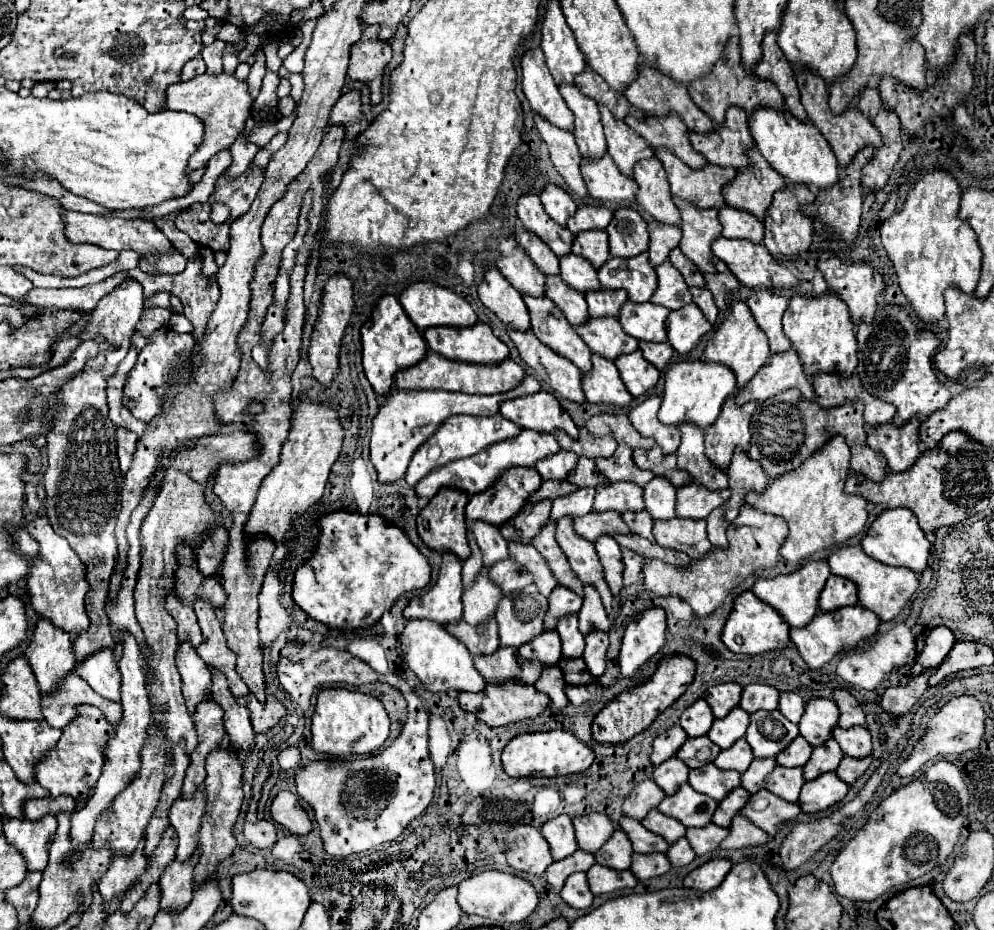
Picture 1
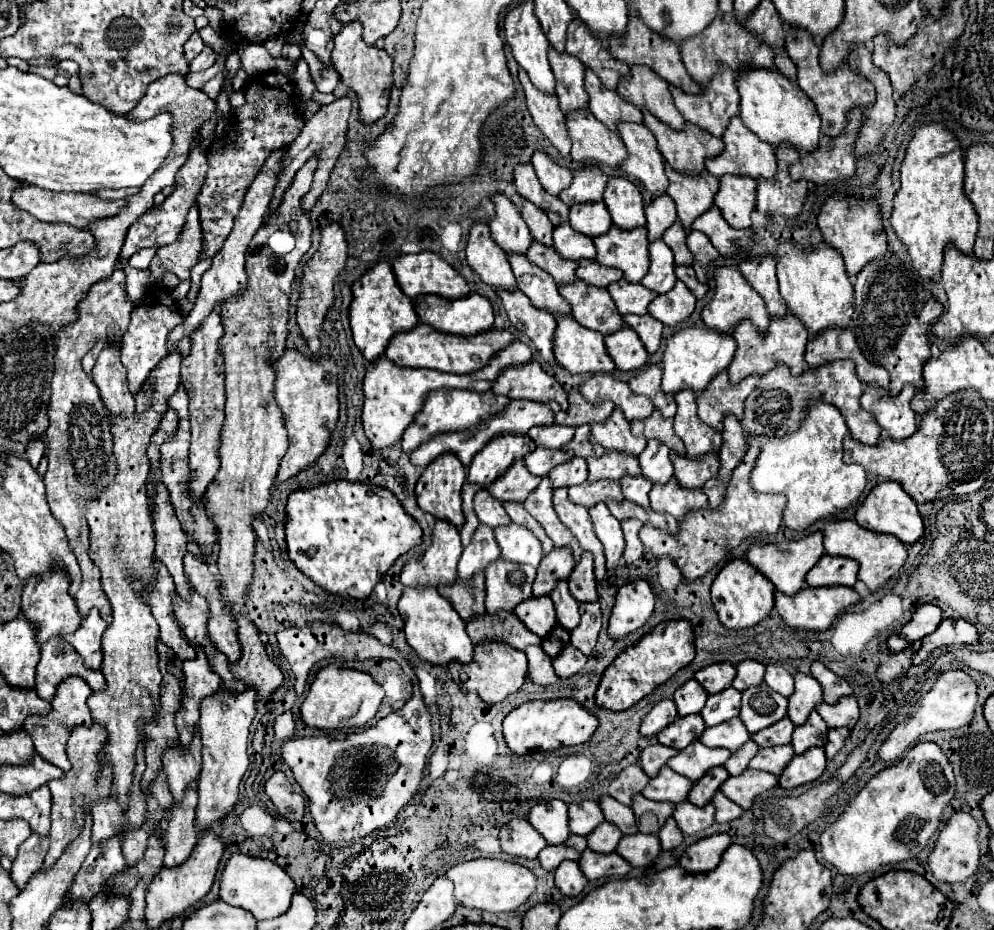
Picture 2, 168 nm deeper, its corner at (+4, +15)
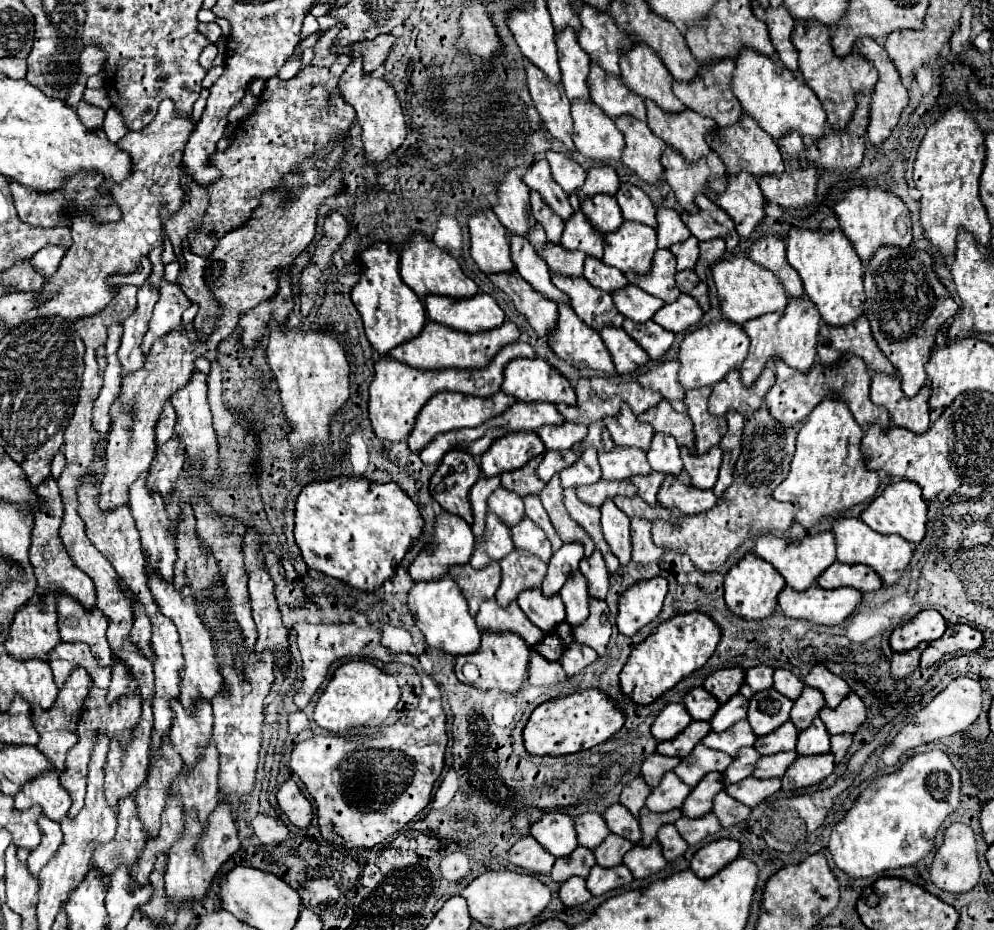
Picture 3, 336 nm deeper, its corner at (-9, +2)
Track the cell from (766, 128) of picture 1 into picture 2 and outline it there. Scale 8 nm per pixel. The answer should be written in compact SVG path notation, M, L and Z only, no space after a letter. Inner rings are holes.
M748 69L748 73L738 75L736 81L740 91L740 117L752 133L772 147L786 143L802 155L818 149L820 117L814 103L806 97L806 93L802 93L798 83L788 81L776 69Z

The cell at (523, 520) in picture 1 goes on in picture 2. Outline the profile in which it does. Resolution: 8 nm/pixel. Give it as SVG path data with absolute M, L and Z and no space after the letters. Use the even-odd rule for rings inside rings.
M514 461L512 469L492 485L490 495L500 503L524 503L526 497L540 485L540 477L528 473L524 461Z

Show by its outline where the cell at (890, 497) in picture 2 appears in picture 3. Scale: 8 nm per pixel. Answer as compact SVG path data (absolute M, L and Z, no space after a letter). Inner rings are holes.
M899 480L895 484L889 484L881 496L877 496L861 514L861 520L881 534L899 534L911 544L919 544L925 536L925 524L927 524L927 504L921 496L921 488L913 480Z

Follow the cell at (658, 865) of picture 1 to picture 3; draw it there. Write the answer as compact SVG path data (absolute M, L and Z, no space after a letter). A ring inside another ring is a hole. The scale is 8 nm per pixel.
M655 840L651 846L643 848L643 846L633 846L625 856L623 856L623 864L631 870L631 874L635 878L647 878L659 870L665 868L667 860L661 854L661 846Z

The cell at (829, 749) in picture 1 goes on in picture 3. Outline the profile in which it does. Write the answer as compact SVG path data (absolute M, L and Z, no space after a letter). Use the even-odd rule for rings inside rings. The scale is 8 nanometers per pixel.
M815 718L809 728L799 732L795 750L805 756L829 752L829 732L825 730L825 724L821 722L821 718Z

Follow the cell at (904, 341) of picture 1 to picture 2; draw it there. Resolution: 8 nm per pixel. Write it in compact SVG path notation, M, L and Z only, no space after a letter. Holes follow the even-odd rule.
M886 253L880 261L872 261L854 281L854 317L852 317L852 333L856 335L858 347L862 355L874 365L884 367L890 373L890 395L896 397L904 385L912 385L916 389L924 389L922 369L930 359L930 343L928 329L942 315L942 305L922 287L920 277L916 277L914 267L906 269L902 259L894 253Z

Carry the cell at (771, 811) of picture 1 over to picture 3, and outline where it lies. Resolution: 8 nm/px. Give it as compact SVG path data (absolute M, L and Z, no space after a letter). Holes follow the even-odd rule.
M743 778L737 784L729 784L725 790L739 802L755 808L761 800L765 800L767 796L775 794L781 788L781 780L779 778L767 778L767 780L759 780L759 778Z

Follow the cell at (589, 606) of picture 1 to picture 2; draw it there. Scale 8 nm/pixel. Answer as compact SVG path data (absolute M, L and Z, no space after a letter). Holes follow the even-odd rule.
M586 551L582 553L580 563L574 567L572 577L568 577L568 587L572 597L578 603L592 603L598 599L596 595L596 581L594 581L594 573L592 573L594 565L592 565L592 555Z

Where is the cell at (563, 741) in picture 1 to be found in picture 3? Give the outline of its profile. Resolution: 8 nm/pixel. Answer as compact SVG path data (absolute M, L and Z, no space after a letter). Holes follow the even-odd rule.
M591 688L567 696L557 696L537 706L525 726L525 748L535 756L563 756L593 748L609 740L625 724L623 710L609 698L607 692Z

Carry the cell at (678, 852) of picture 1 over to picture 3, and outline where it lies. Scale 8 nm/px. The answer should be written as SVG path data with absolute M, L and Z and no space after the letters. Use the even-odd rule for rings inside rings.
M665 824L659 828L657 832L657 840L663 848L663 856L665 860L675 860L677 856L681 856L687 850L687 842L679 836L677 828L673 824Z

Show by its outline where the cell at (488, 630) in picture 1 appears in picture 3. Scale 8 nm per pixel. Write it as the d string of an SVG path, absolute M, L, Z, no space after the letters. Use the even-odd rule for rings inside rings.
M491 562L489 566L477 570L471 564L453 566L449 570L453 580L461 586L467 602L469 602L469 614L475 616L479 612L481 602L495 598L495 592L501 582L501 568L499 562Z

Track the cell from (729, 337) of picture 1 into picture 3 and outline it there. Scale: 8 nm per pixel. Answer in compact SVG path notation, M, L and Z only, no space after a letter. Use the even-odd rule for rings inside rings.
M745 254L735 256L731 260L719 260L717 264L713 264L711 272L719 292L723 316L735 324L745 324L751 318L757 318L767 312L777 312L787 306L787 294L779 278L767 268L751 262Z

